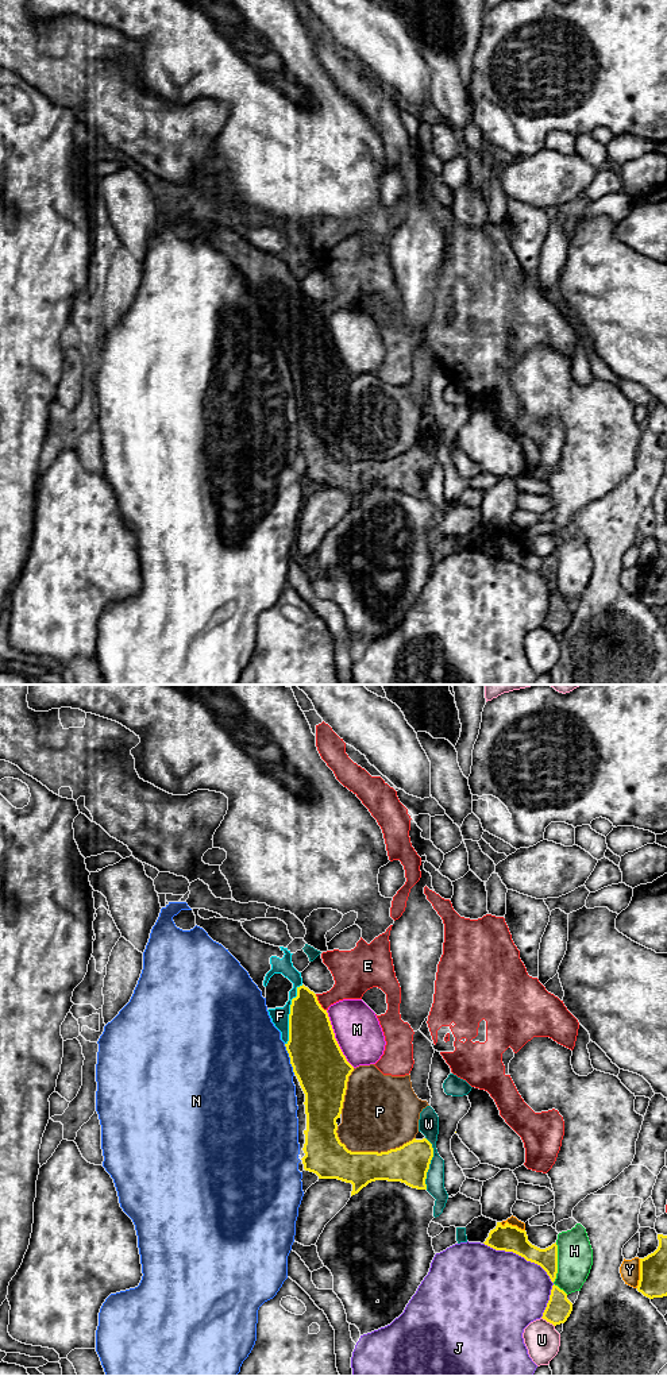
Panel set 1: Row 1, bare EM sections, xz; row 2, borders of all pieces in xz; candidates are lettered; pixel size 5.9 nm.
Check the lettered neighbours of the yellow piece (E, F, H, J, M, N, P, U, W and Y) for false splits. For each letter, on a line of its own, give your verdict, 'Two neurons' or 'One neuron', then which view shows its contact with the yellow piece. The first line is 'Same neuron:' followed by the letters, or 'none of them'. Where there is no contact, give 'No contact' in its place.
Same neuron: F
E: Two neurons. Touches yellow in xz
F: One neuron. Touches yellow in xz
H: Two neurons. Touches yellow in xz
J: Two neurons. Touches yellow in xz
M: Two neurons. Touches yellow in xz
N: Two neurons. Touches yellow in xz
P: Two neurons. Touches yellow in xz
U: Two neurons. Touches yellow in xz
W: Two neurons. Touches yellow in xz
Y: Two neurons. Touches yellow in xz

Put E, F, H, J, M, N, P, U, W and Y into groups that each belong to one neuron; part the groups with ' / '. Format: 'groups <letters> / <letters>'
groups E / F / H / J / M / N / P / U / W / Y

